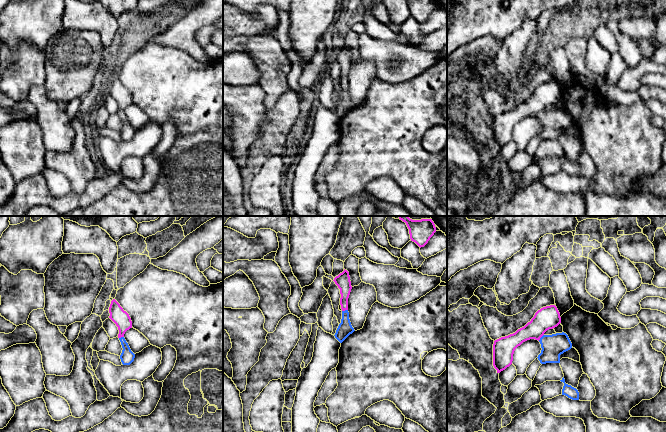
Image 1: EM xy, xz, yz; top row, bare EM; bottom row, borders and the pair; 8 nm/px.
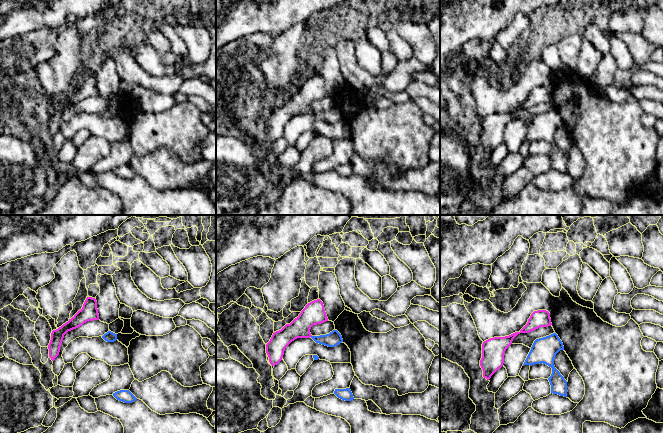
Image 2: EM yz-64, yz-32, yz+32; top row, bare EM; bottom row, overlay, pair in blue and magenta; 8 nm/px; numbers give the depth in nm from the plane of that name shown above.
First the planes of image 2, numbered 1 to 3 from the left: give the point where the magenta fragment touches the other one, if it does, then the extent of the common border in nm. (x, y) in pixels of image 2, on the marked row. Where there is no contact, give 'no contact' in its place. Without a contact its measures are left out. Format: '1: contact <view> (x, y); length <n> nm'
1: no contact
2: no contact
3: no contact

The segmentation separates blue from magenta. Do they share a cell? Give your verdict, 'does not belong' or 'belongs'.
belongs

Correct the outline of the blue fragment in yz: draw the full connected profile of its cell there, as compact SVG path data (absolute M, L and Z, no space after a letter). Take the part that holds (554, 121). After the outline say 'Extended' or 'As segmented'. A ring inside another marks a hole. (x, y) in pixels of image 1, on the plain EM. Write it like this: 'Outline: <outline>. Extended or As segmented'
Outline: M555 81L538 86L534 93L524 103L515 109L501 113L493 120L493 142L497 149L512 140L515 125L523 118L535 115L541 120L538 136L541 140L560 139L560 131L572 124L568 111L564 108L552 111L544 109L561 99L560 89Z. Extended

